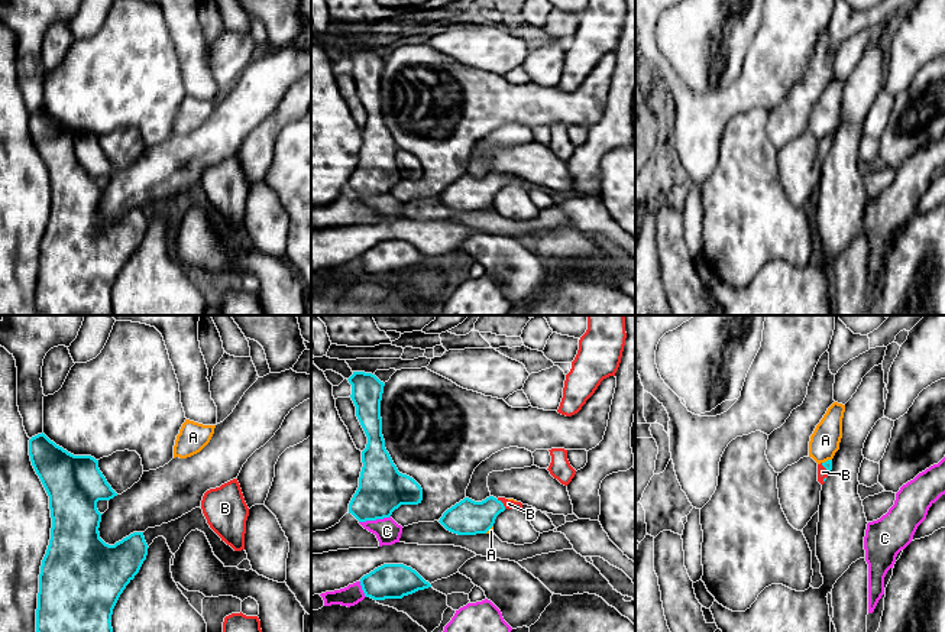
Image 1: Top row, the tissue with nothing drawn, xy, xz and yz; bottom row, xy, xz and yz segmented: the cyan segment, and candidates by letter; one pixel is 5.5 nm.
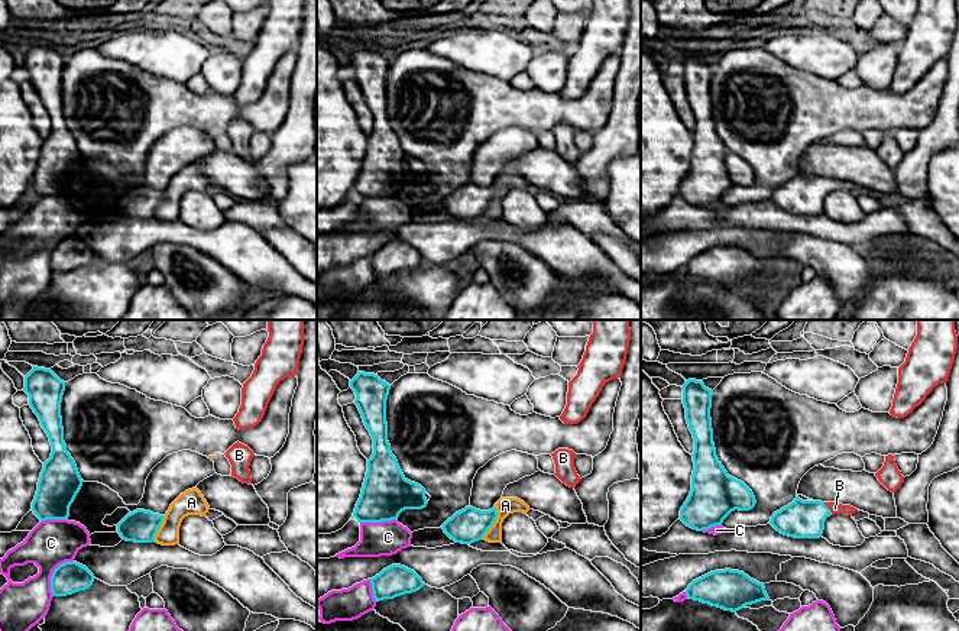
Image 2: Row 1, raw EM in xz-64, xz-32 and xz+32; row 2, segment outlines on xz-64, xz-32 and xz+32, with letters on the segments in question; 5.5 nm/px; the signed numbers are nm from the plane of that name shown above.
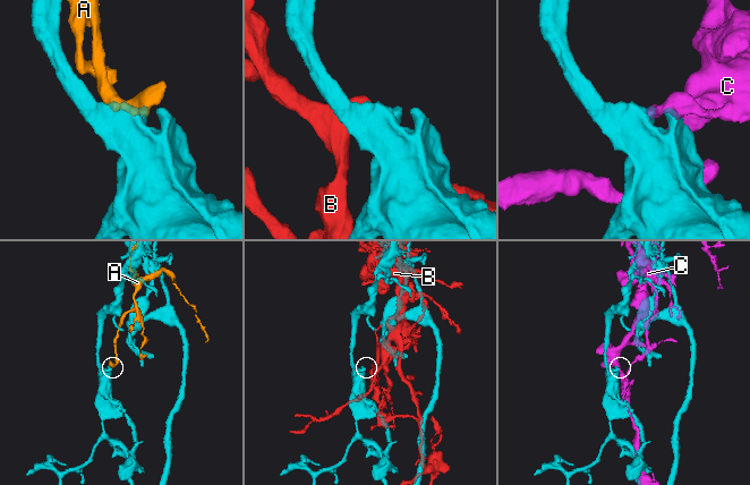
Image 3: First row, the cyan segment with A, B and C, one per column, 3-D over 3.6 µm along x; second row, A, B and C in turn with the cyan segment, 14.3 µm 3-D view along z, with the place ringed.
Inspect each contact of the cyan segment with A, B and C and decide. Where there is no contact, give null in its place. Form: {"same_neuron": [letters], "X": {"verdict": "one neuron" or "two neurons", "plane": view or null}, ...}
{"same_neuron": [], "A": {"verdict": "two neurons", "plane": "yz"}, "B": {"verdict": "two neurons", "plane": "xz"}, "C": {"verdict": "two neurons", "plane": "xz"}}

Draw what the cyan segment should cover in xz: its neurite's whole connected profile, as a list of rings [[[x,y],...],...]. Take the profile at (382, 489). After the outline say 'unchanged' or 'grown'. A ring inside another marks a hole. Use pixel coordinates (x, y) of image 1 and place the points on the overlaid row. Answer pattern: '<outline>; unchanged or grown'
[[[353,372],[347,380],[356,417],[368,437],[359,487],[349,503],[349,513],[359,522],[389,518],[401,505],[421,503],[423,489],[412,477],[398,471],[385,448],[381,418],[385,383],[365,372]]]; unchanged

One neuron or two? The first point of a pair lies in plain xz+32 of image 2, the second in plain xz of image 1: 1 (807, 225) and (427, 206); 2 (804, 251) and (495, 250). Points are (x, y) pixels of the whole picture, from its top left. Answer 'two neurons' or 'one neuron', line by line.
1: one neuron
2: one neuron

